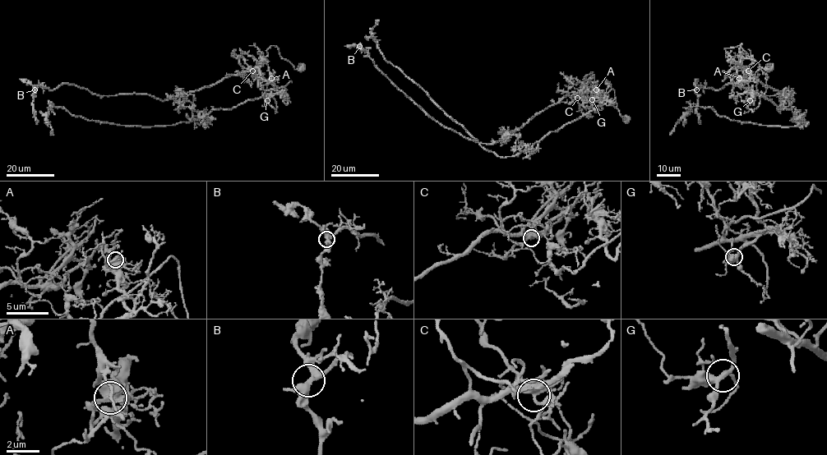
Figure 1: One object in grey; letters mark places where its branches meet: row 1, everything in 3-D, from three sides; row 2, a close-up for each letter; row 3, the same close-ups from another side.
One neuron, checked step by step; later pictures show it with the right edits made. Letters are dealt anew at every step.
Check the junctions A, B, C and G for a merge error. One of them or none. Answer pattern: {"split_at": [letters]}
{"split_at": ["A"]}

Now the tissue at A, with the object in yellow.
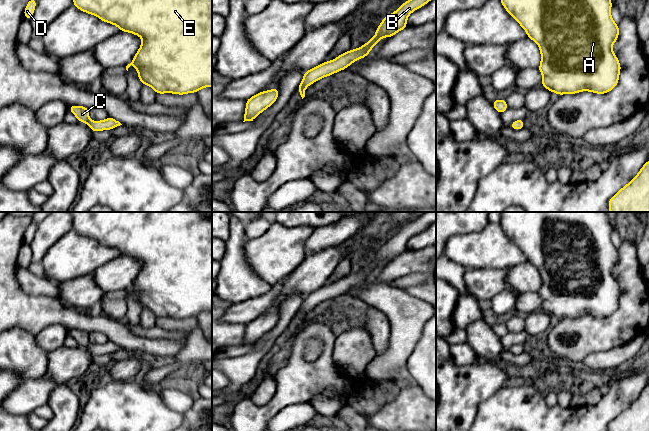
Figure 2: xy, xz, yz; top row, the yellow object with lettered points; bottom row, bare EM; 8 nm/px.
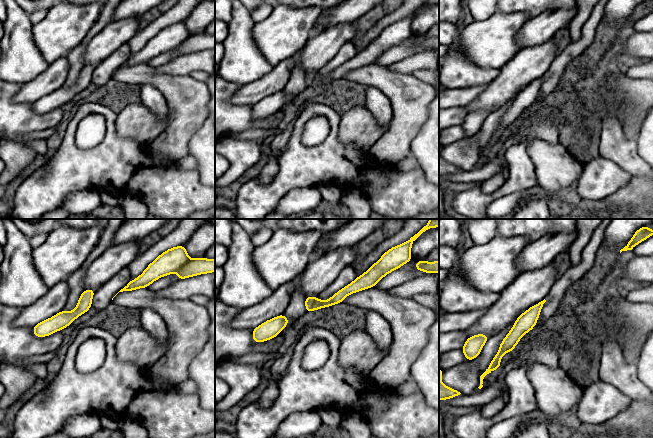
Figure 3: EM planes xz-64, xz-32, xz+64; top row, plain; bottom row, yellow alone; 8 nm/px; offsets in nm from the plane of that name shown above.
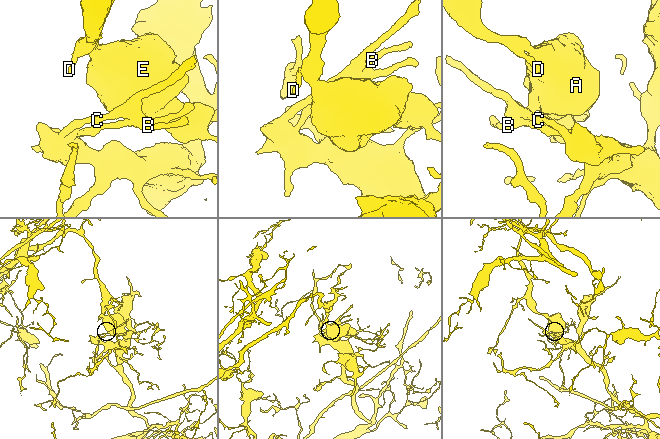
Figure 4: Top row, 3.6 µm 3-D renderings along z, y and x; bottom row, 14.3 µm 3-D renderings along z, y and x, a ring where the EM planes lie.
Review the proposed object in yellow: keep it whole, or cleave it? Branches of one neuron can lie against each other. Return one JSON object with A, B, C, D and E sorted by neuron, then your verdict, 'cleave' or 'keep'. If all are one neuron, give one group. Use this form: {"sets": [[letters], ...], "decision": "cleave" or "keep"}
{"sets": [["A", "B", "D", "E"], ["C"]], "decision": "cleave"}

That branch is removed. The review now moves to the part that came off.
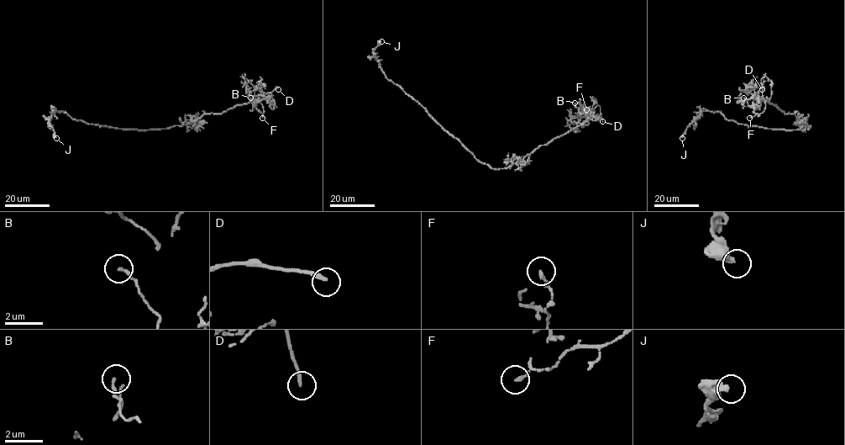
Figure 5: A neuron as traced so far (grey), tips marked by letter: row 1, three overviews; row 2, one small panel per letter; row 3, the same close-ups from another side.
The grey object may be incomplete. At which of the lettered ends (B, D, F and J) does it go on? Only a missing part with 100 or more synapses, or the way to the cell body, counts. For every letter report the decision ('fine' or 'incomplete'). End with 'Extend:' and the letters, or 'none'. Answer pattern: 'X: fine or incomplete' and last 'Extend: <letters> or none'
B: fine
D: incomplete
F: fine
J: fine
Extend: D

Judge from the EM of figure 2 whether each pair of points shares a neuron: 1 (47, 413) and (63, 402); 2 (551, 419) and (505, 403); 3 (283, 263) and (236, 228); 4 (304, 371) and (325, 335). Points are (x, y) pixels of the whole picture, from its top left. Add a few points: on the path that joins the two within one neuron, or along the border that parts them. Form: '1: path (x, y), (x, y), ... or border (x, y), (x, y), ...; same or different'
1: border (47, 403), (52, 411), (52, 418), (50, 420); different
2: path (540, 419), (535, 419), (525, 409), (516, 406); same
3: border (248, 239), (244, 246), (244, 253), (249, 263); different
4: path (315, 368), (326, 357), (327, 346); same

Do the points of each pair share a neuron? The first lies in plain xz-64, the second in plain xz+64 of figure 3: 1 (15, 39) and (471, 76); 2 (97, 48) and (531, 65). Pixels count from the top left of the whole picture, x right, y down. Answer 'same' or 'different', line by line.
1: same
2: same

